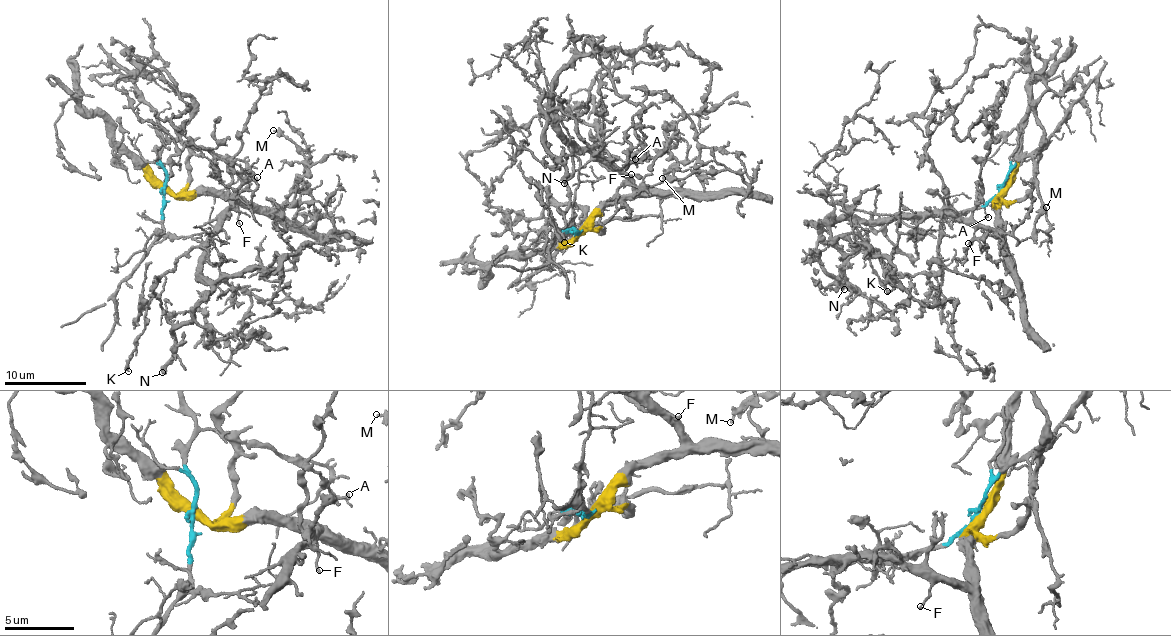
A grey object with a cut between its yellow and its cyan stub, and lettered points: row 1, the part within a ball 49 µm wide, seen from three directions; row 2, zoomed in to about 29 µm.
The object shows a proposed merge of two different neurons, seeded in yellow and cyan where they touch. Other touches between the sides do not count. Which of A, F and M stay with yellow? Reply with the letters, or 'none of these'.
A, F, M

